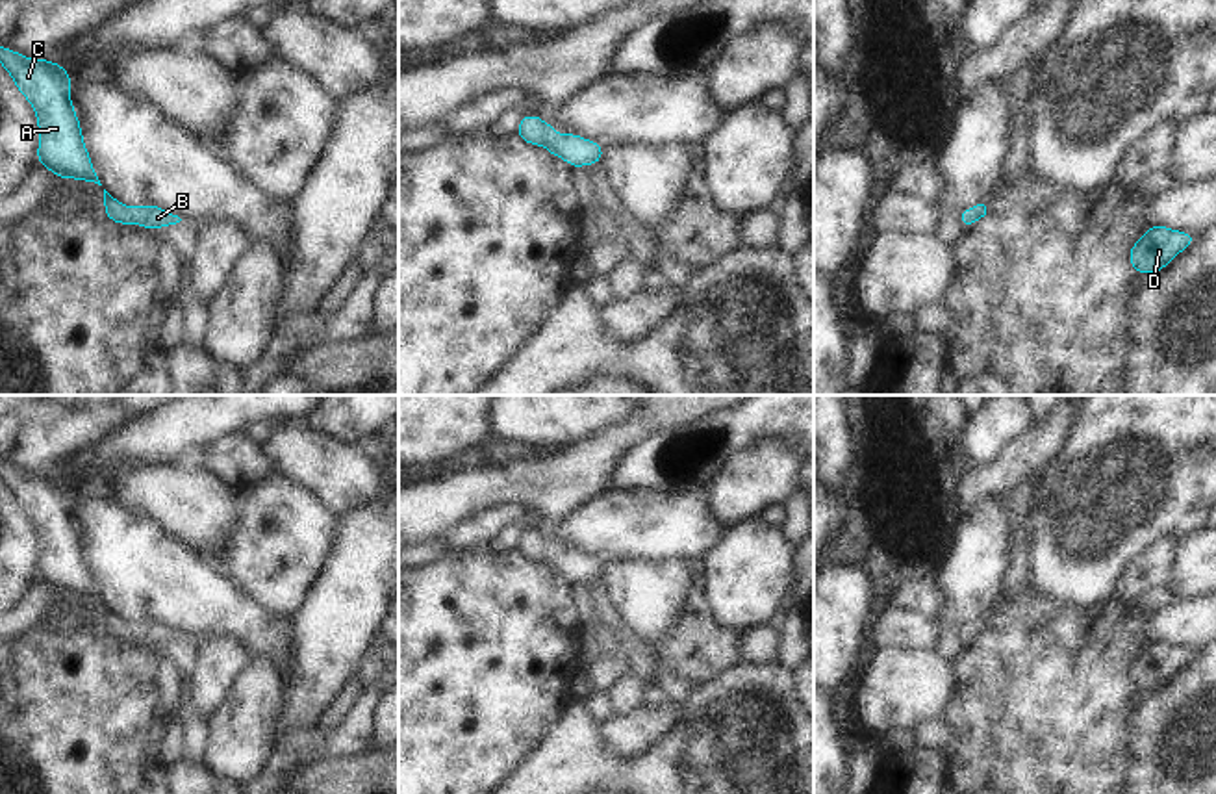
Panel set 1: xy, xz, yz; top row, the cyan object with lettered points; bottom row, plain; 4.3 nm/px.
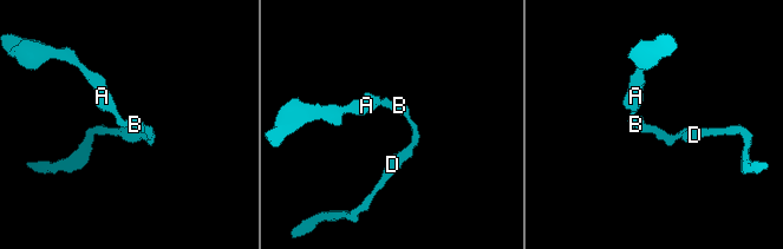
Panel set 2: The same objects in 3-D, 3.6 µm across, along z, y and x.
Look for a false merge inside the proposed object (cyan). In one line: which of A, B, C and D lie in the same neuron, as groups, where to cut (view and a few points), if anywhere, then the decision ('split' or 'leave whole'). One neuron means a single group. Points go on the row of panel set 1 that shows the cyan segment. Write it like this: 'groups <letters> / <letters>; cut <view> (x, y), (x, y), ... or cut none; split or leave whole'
groups A B C D; cut none; leave whole

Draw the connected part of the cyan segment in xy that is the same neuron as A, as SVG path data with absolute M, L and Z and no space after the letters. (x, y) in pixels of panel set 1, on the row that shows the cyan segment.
M0 46L0 65L35 111L37 161L59 180L72 178L102 186L70 100L72 74L59 63L26 58L7 46Z

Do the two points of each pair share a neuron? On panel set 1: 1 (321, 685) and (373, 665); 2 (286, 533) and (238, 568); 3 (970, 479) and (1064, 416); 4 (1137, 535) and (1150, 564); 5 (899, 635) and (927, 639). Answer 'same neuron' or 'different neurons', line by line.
1: different neurons
2: same neuron
3: same neuron
4: different neurons
5: same neuron

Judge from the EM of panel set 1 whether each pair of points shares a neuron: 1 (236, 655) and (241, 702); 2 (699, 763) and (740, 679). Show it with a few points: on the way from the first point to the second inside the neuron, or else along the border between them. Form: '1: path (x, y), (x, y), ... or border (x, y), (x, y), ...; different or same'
1: border (251, 659), (214, 711); different
2: path (720, 742), (740, 722), (740, 700); same

